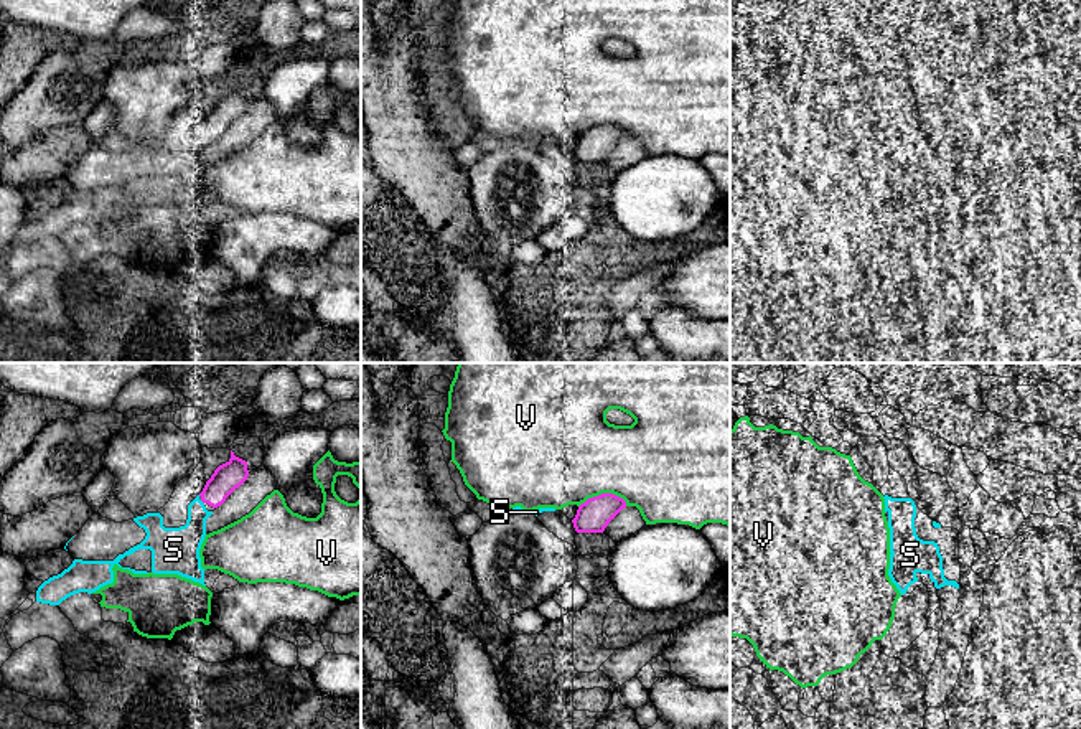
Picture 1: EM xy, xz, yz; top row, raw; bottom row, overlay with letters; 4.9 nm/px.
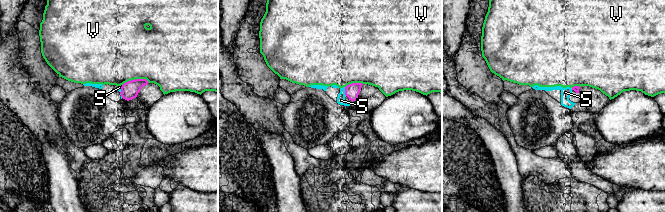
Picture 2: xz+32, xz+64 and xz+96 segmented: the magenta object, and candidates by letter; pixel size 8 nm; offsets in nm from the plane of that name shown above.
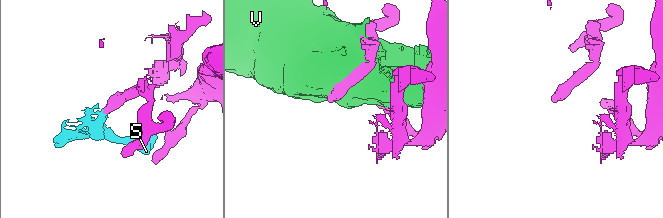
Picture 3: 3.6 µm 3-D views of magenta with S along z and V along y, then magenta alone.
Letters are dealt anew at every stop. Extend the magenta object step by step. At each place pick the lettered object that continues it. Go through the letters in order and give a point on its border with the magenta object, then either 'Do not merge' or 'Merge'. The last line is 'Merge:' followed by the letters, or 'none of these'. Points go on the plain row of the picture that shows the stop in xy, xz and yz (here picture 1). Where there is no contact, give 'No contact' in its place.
S: No contact. Merge
V: Touches magenta at xz (602, 124). Do not merge
Merge: S

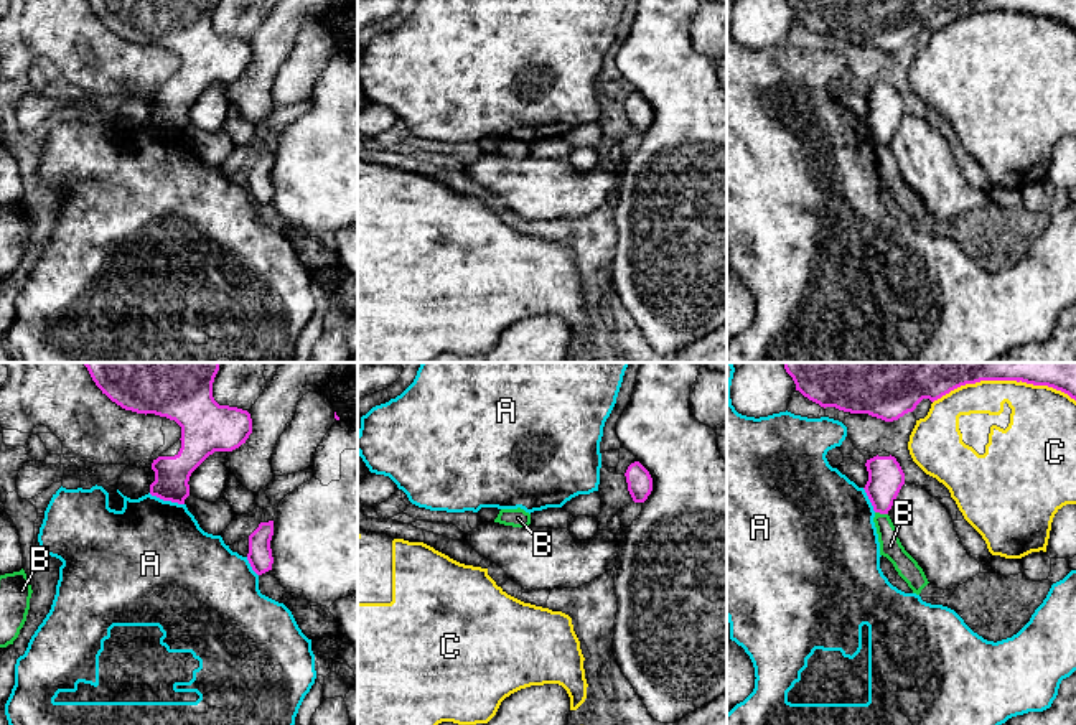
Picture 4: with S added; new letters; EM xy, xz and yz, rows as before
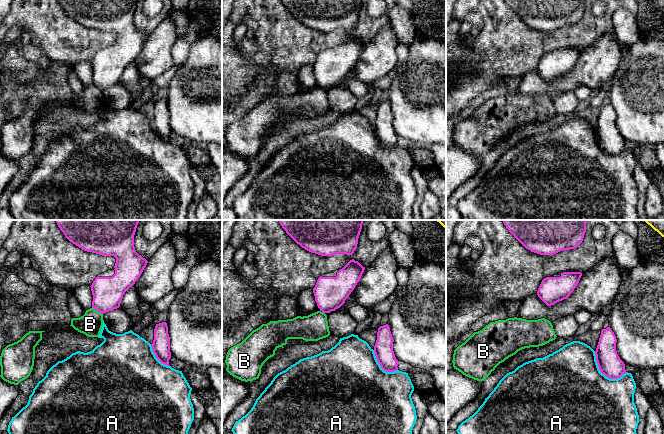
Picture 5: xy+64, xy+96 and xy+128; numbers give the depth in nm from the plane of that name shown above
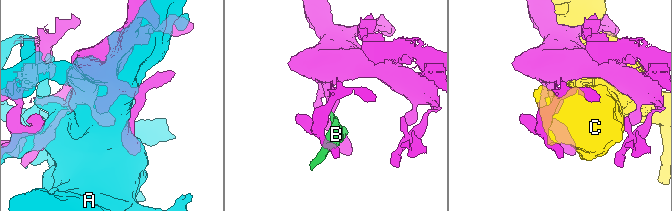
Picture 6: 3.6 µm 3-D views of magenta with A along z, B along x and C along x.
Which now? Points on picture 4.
A: Touches magenta at xy (167, 130). Do not merge
B: Touches magenta at yz (882, 144). Do not merge
C: Touches magenta at yz (1004, 10). Do not merge
Merge: none of these

